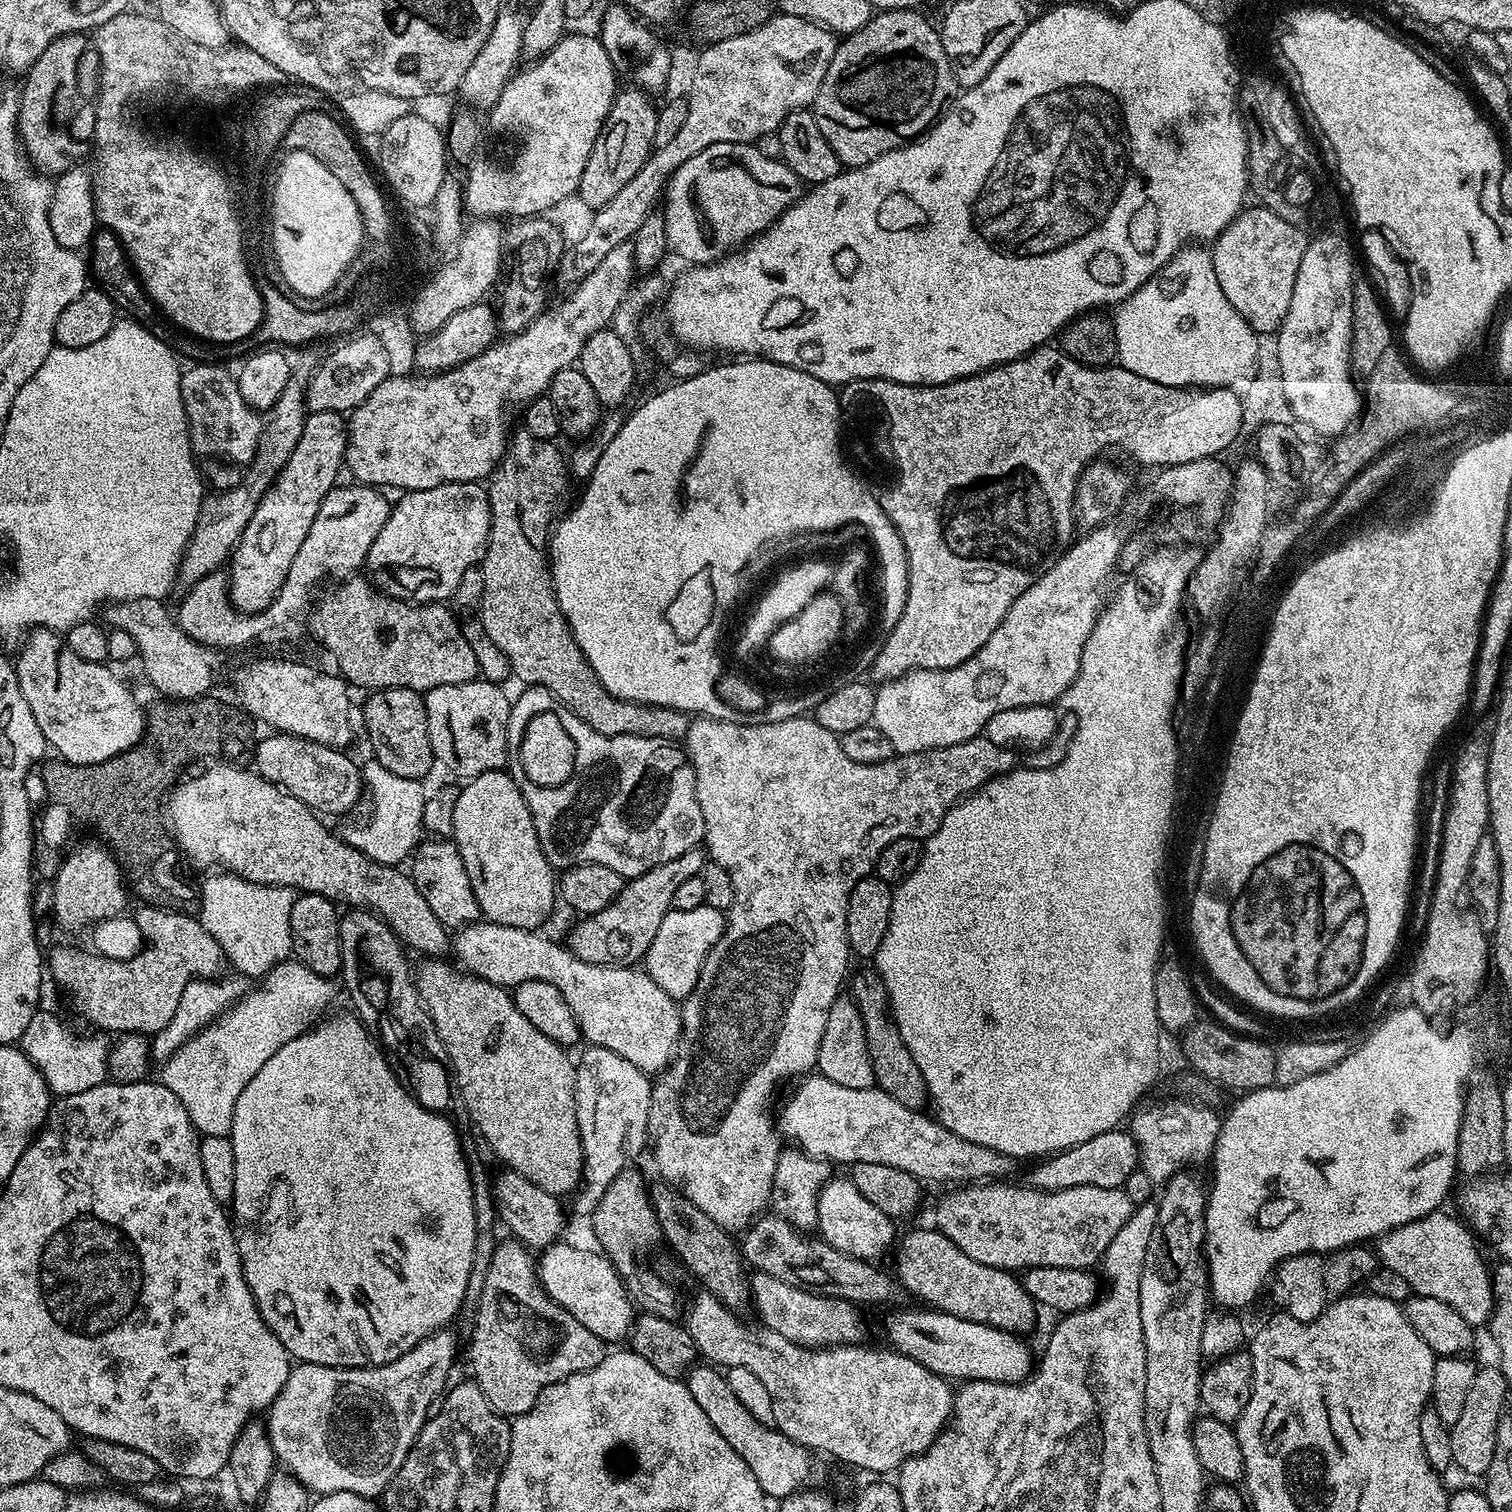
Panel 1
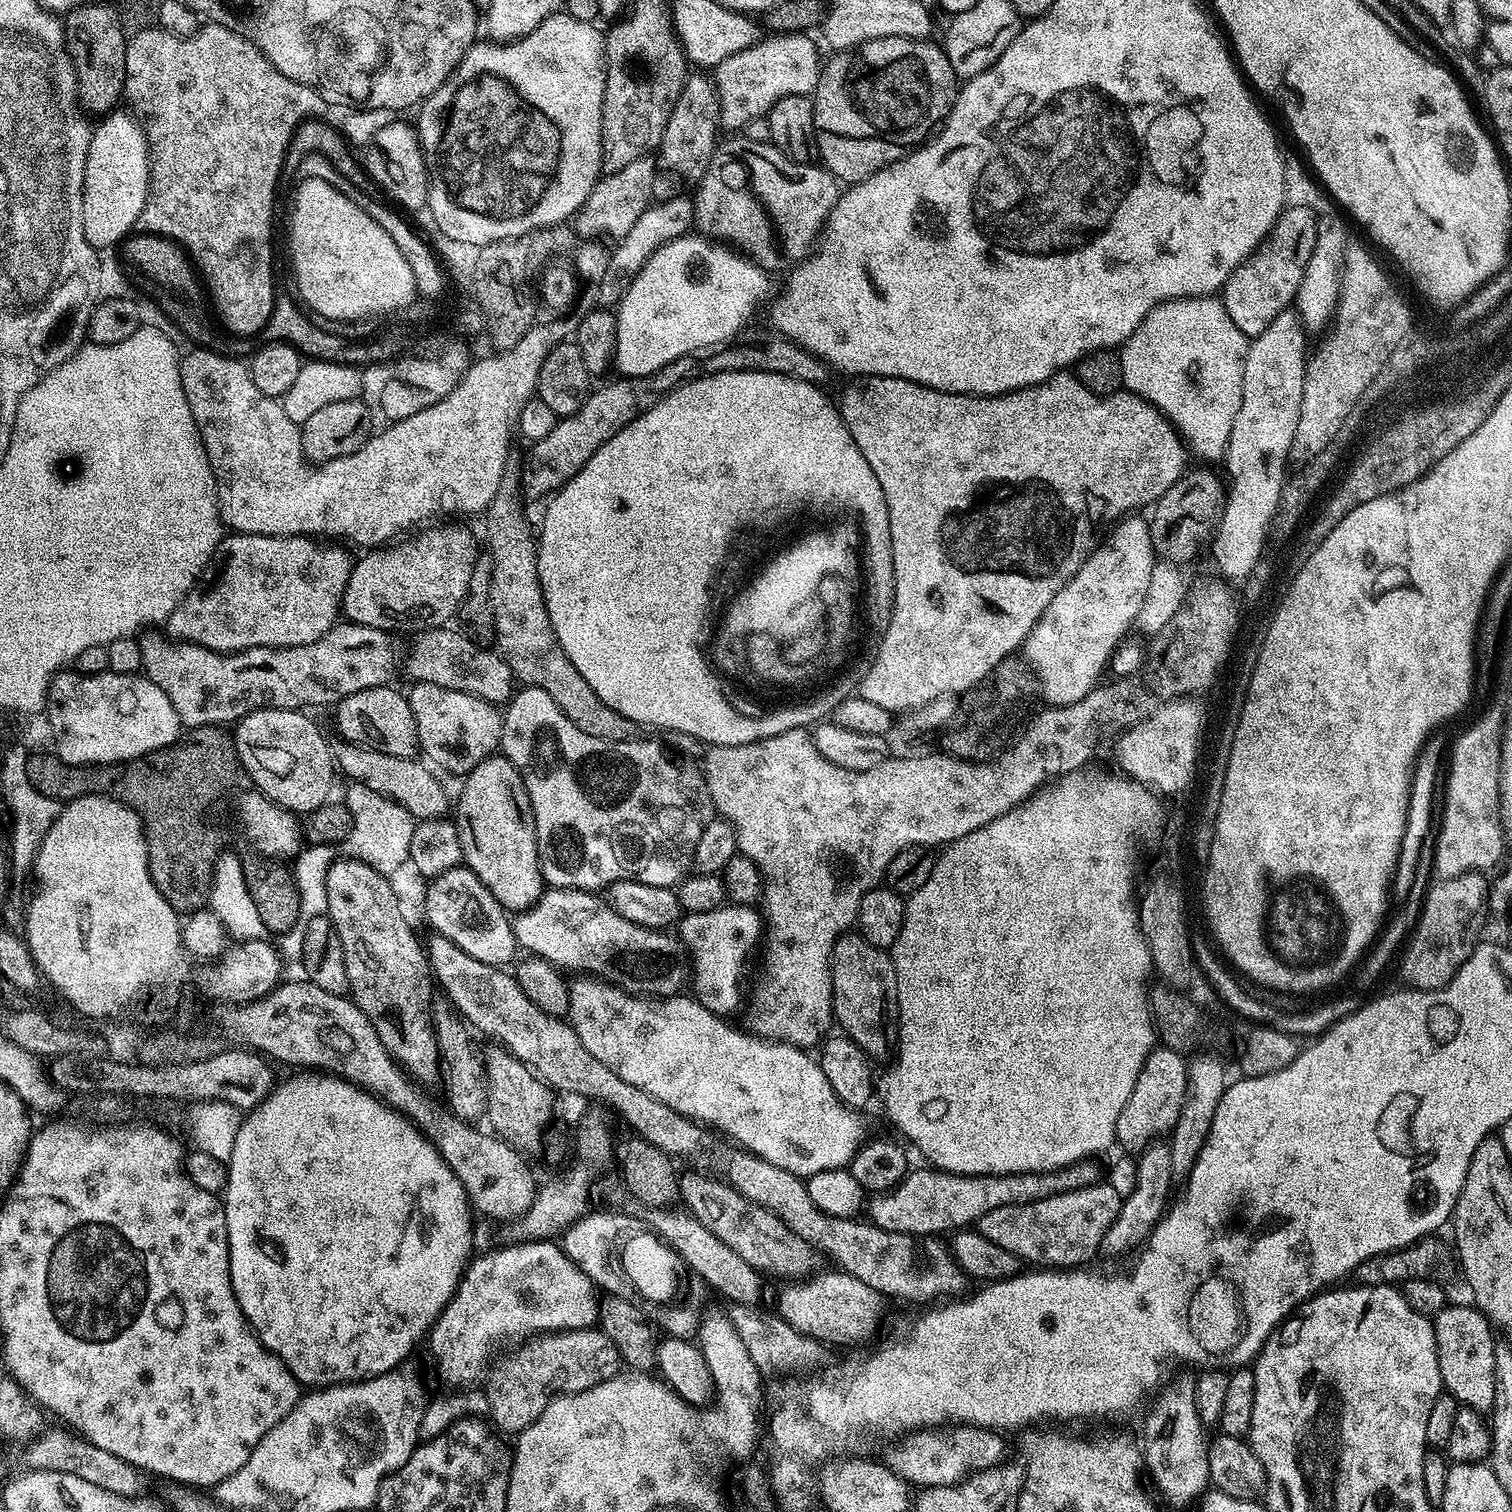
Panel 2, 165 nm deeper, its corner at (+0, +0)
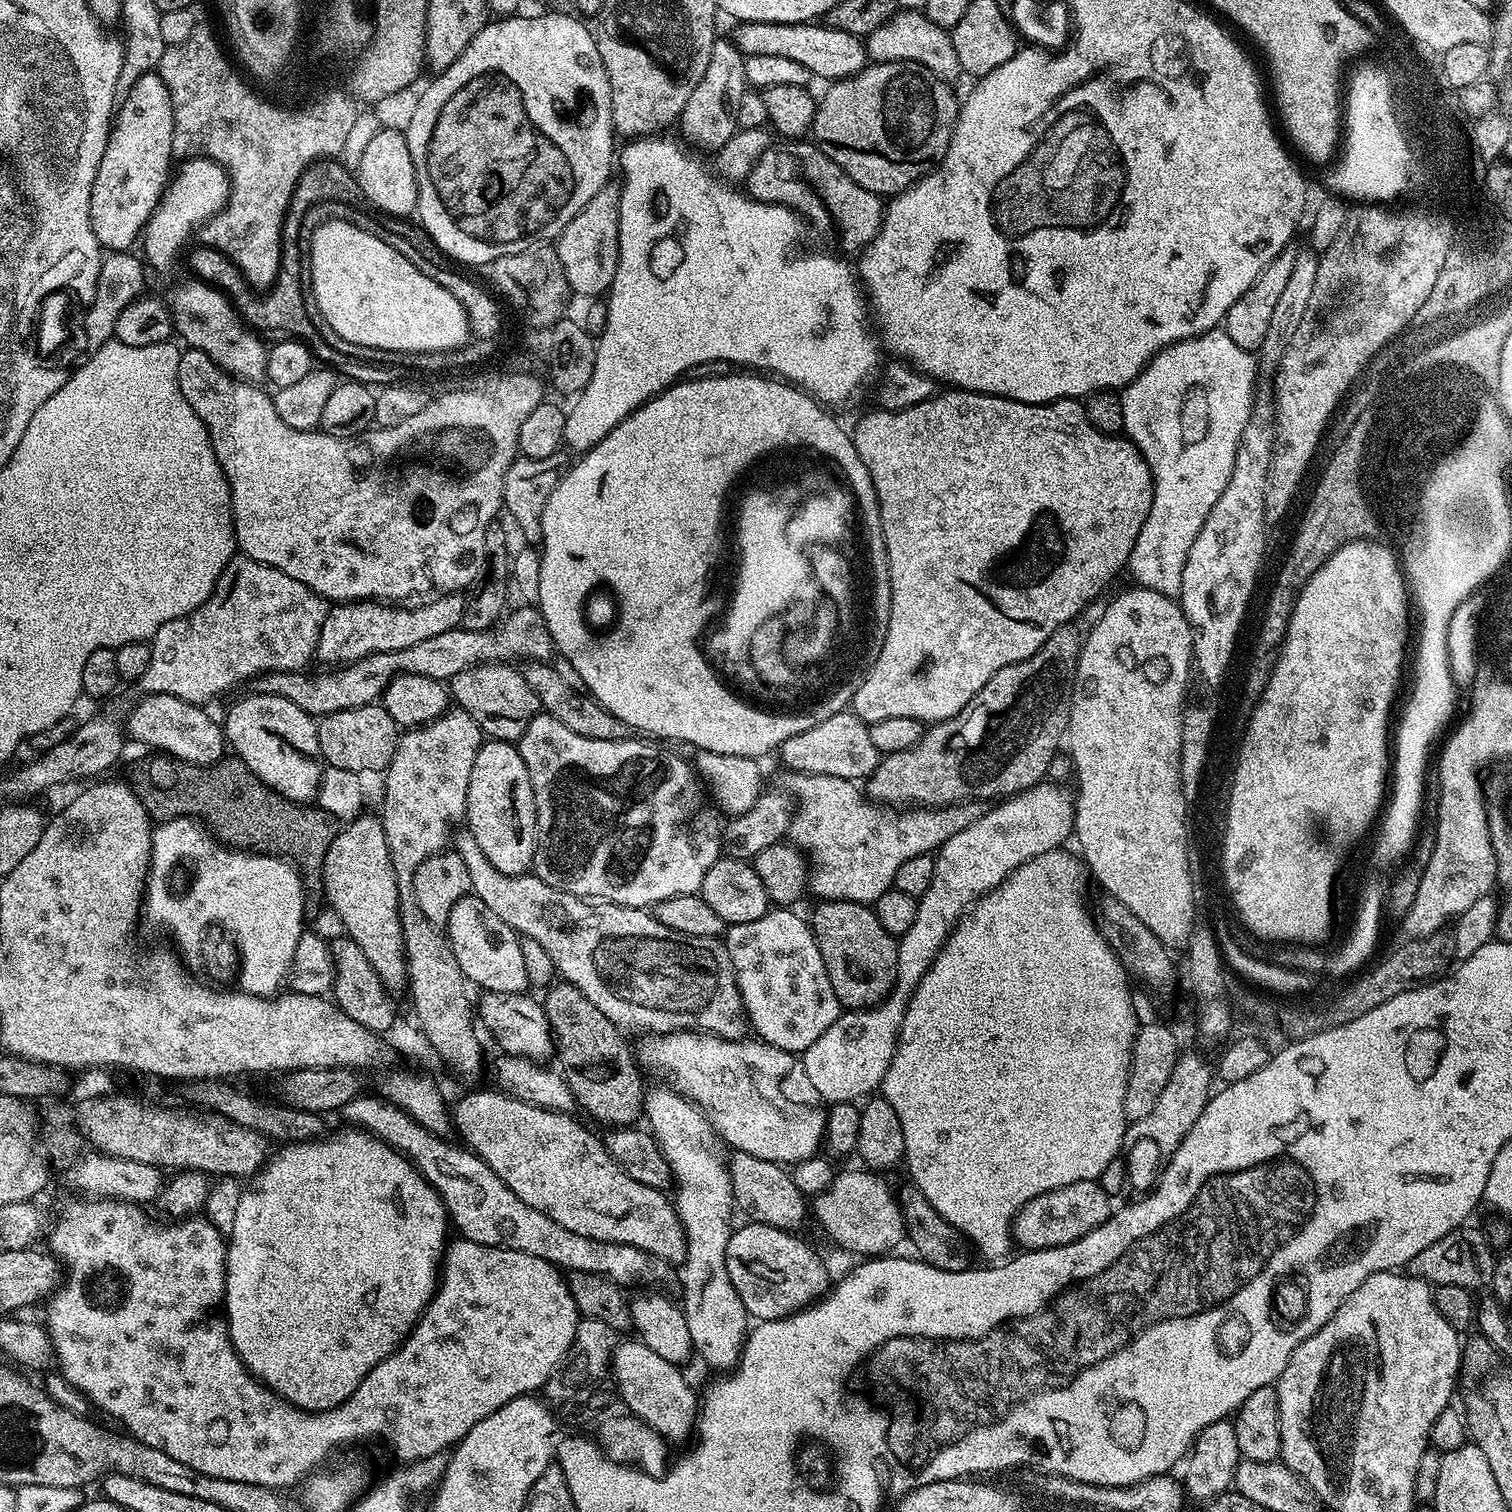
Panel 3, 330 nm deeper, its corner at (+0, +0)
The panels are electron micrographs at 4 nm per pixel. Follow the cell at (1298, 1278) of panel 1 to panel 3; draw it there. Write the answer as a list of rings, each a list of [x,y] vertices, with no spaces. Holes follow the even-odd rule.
[[[1468,1227],[1455,1228],[1453,1232],[1446,1234],[1446,1238],[1438,1238],[1438,1242],[1433,1242],[1431,1246],[1426,1246],[1426,1250],[1414,1254],[1414,1258],[1410,1258],[1410,1262],[1406,1265],[1407,1275],[1417,1276],[1419,1280],[1433,1286],[1441,1284],[1477,1290],[1476,1288],[1482,1287],[1483,1284],[1484,1287],[1491,1285],[1496,1273],[1497,1253],[1481,1229],[1479,1232],[1476,1228]]]

